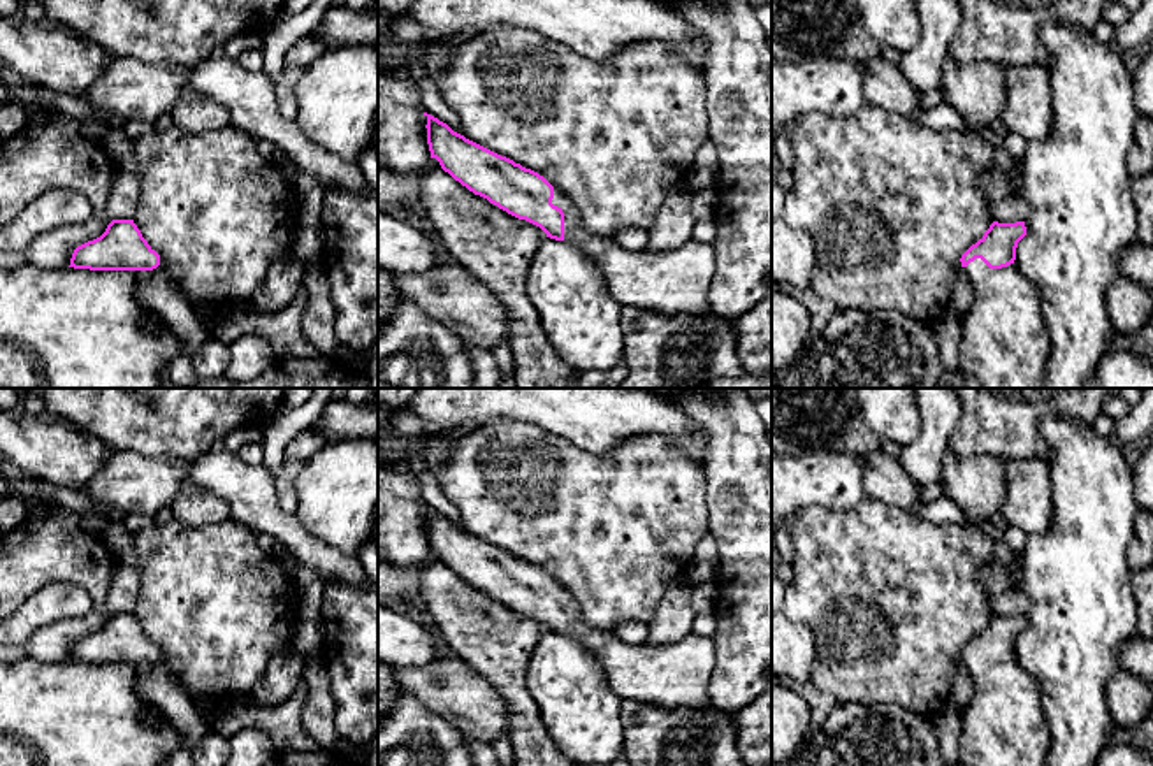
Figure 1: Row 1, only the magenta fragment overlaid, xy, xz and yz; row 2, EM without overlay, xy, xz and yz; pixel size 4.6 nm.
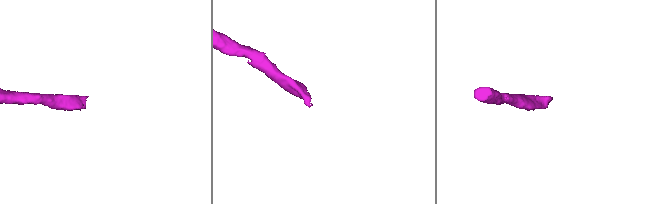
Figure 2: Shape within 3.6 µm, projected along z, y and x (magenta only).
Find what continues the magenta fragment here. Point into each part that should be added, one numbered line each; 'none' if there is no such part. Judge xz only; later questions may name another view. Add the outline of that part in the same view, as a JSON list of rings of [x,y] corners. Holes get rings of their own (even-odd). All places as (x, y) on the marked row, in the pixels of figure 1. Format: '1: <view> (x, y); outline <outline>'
1: xz (675, 281); outline [[[554,186],[552,204],[564,213],[564,241],[605,274],[608,293],[627,307],[661,314],[712,314],[708,286],[717,265],[712,242],[698,239],[668,251],[629,251],[582,225],[576,206]]]

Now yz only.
1: yz (1004, 343); outline [[[975,258],[967,267],[958,260],[956,267],[968,276],[974,288],[974,302],[961,316],[958,385],[963,388],[1044,388],[1051,341],[1037,286],[1019,272],[1016,264],[990,269]]]

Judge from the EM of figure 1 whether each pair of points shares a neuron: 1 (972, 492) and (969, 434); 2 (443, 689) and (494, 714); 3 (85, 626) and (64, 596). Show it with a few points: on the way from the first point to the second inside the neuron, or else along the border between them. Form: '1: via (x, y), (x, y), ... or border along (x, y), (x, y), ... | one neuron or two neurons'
1: border along (949, 448), (957, 454), (1000, 455), (1007, 459) | two neurons
2: via (456, 691), (482, 714) | one neuron
3: border along (92, 598), (85, 614), (39, 629) | two neurons

